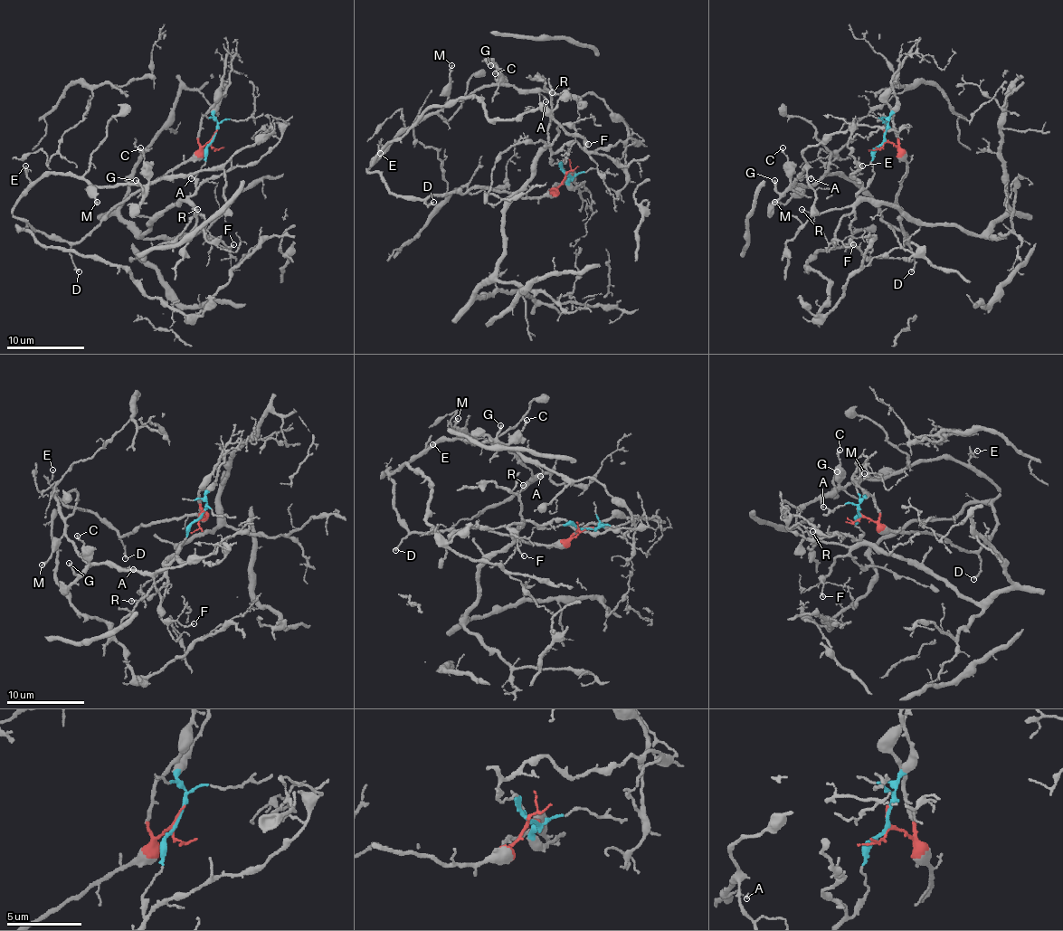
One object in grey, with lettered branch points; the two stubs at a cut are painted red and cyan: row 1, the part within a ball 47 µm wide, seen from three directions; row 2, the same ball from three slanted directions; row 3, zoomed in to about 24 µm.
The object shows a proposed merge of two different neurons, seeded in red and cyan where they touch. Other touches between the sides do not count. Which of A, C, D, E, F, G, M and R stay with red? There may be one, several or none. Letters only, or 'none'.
A, C, D, E, G, M

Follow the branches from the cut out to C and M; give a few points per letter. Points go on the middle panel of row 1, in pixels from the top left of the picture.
C: (568, 174), (541, 197), (475, 187), (406, 199), (367, 172), (404, 131), (502, 82), (494, 72)
M: (568, 174), (541, 197), (475, 187), (416, 199), (367, 172), (399, 135), (441, 108), (451, 64)

